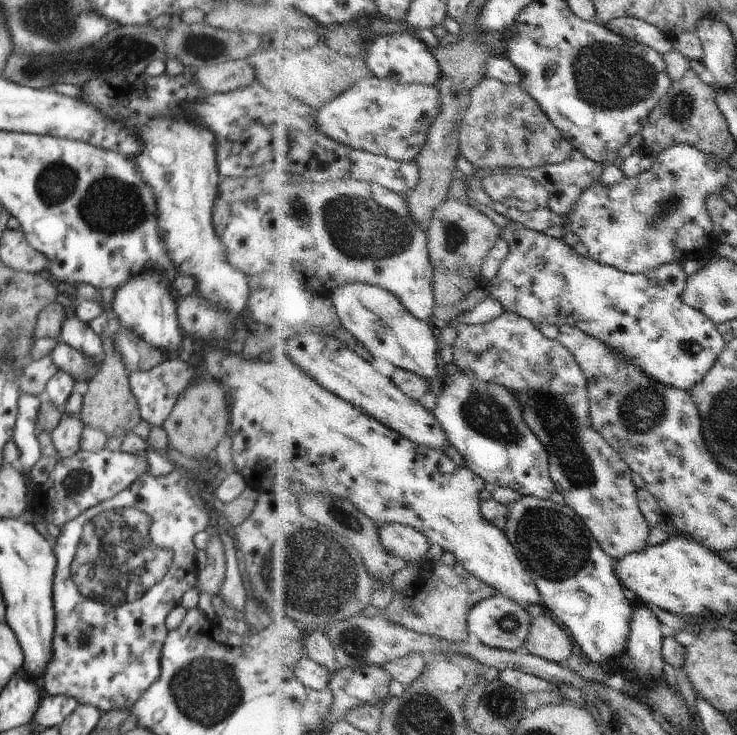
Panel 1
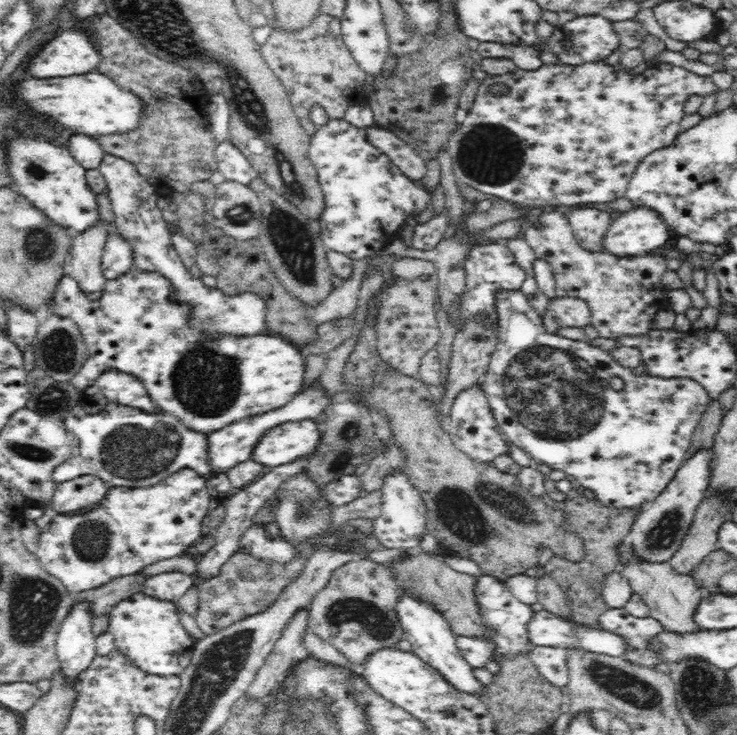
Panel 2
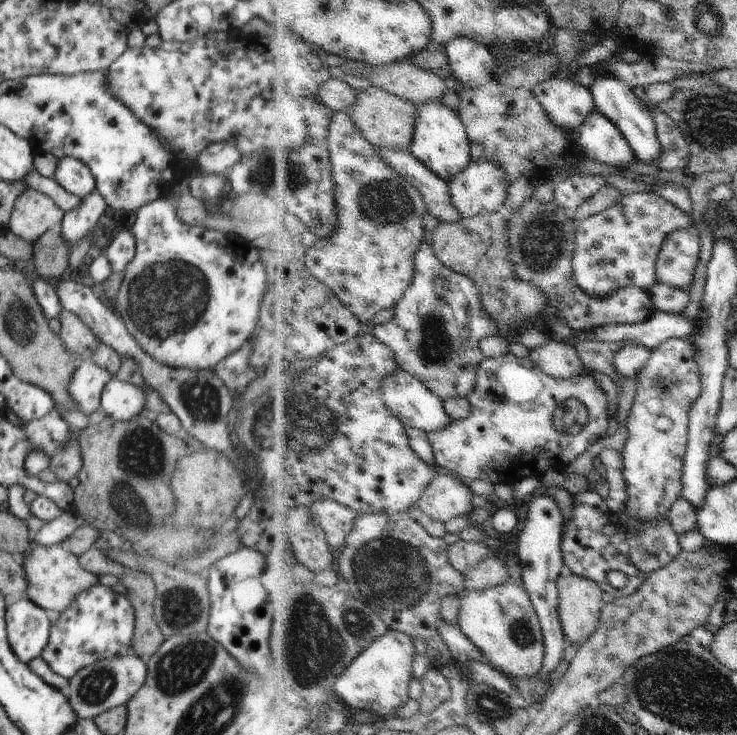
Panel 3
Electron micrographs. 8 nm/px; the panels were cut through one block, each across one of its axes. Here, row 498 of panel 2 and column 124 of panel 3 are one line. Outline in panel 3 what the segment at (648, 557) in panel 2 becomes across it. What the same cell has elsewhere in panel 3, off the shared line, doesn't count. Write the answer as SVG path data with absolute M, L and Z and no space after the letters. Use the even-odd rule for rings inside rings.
M133 649L125 655L112 657L110 660L96 661L82 667L72 678L69 678L68 698L79 718L93 719L115 706L126 705L127 702L142 688L148 676L147 663Z

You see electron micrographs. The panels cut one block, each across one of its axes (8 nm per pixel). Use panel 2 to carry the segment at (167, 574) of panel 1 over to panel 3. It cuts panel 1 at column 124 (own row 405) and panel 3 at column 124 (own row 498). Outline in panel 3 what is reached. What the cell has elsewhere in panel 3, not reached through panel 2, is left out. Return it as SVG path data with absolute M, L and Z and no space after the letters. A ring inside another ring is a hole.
M98 583L88 590L80 591L70 606L55 616L41 657L56 674L68 680L82 667L125 655L128 649L132 649L135 625L133 606L126 596L112 592L110 587Z

